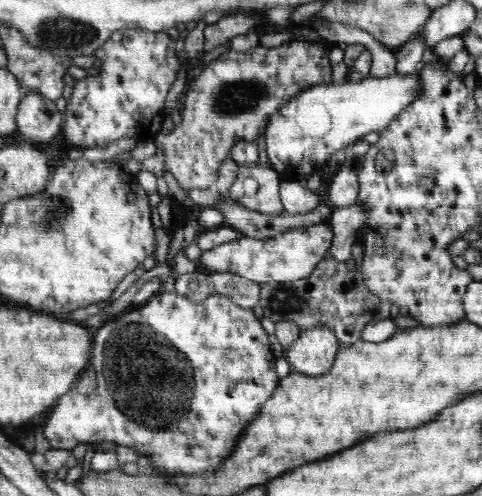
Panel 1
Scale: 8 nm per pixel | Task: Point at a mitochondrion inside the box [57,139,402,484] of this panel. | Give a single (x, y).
(150, 381)

